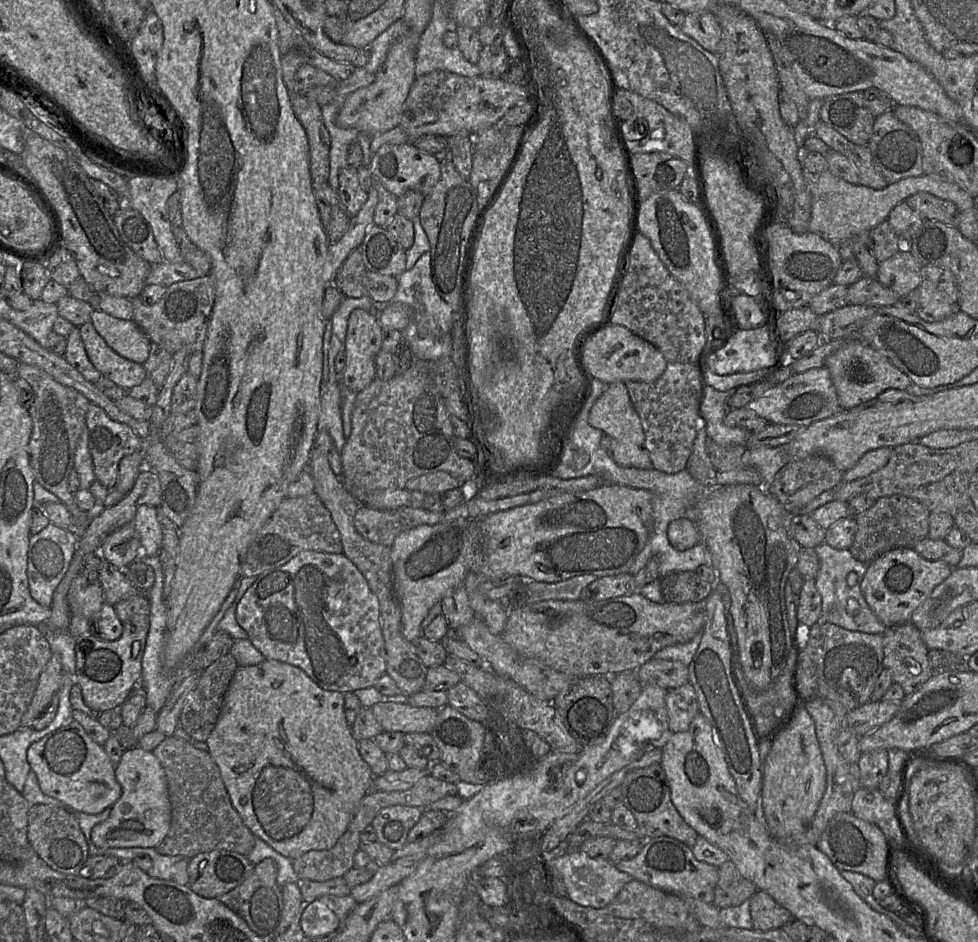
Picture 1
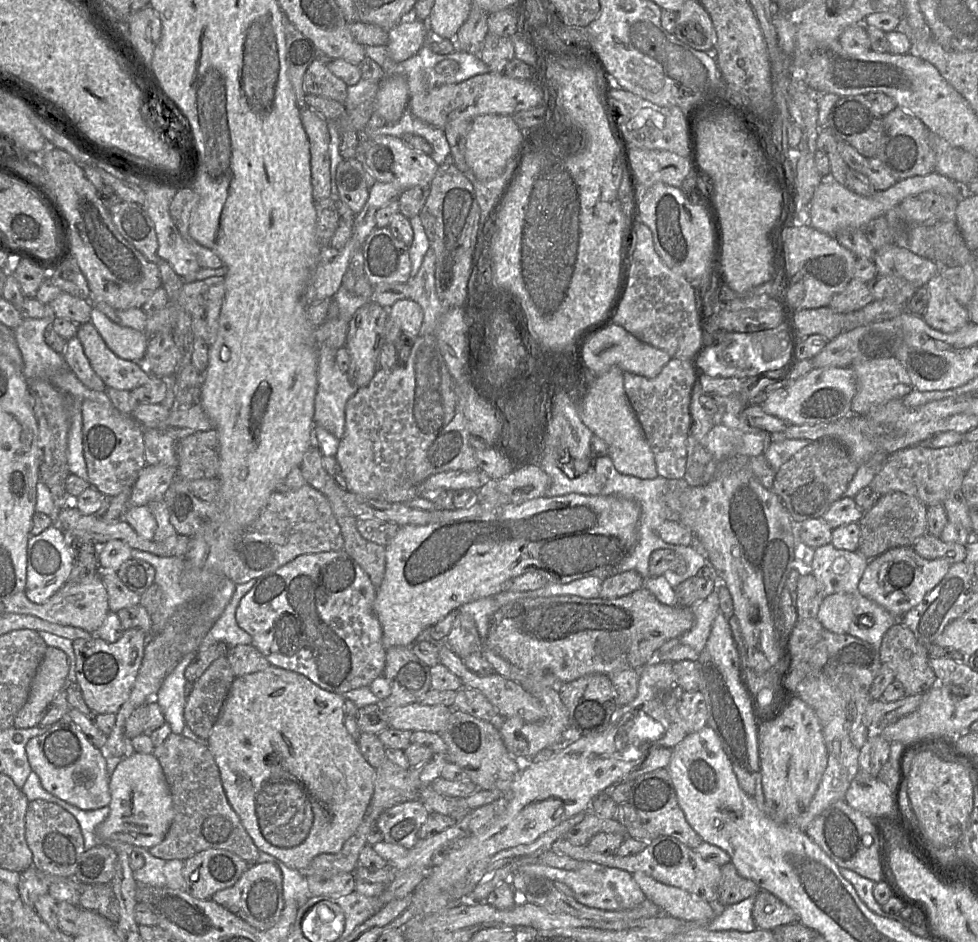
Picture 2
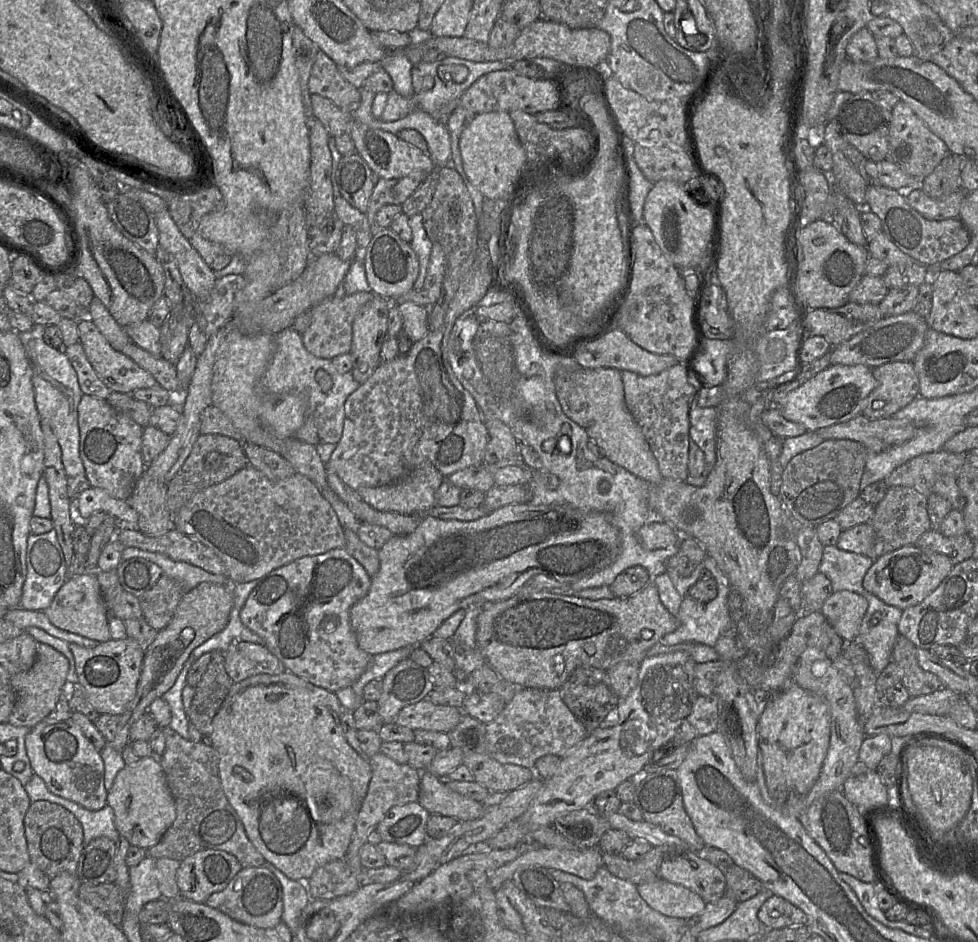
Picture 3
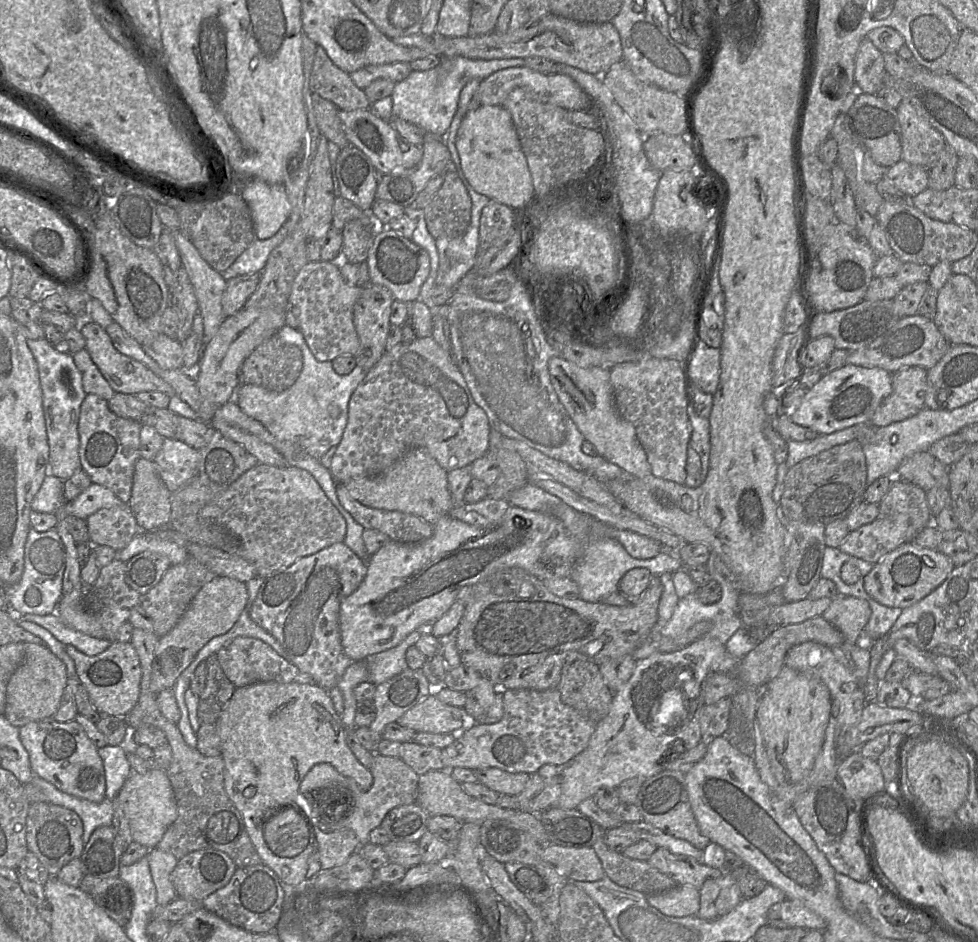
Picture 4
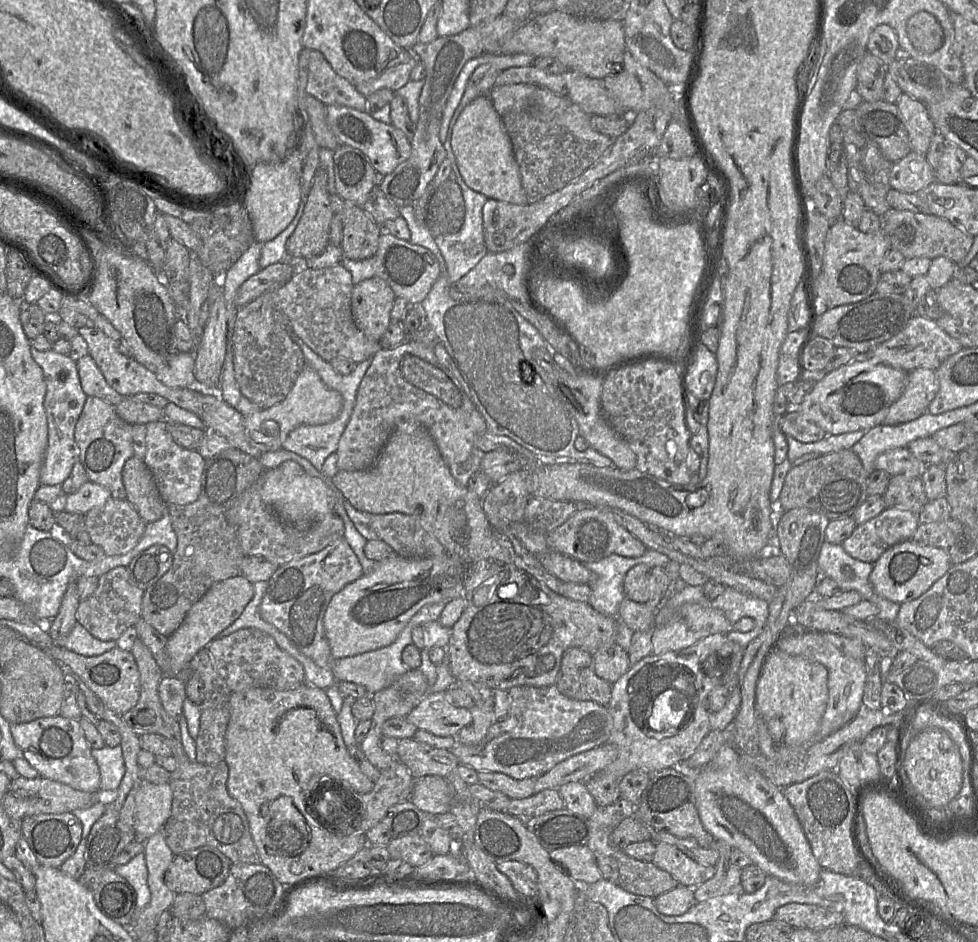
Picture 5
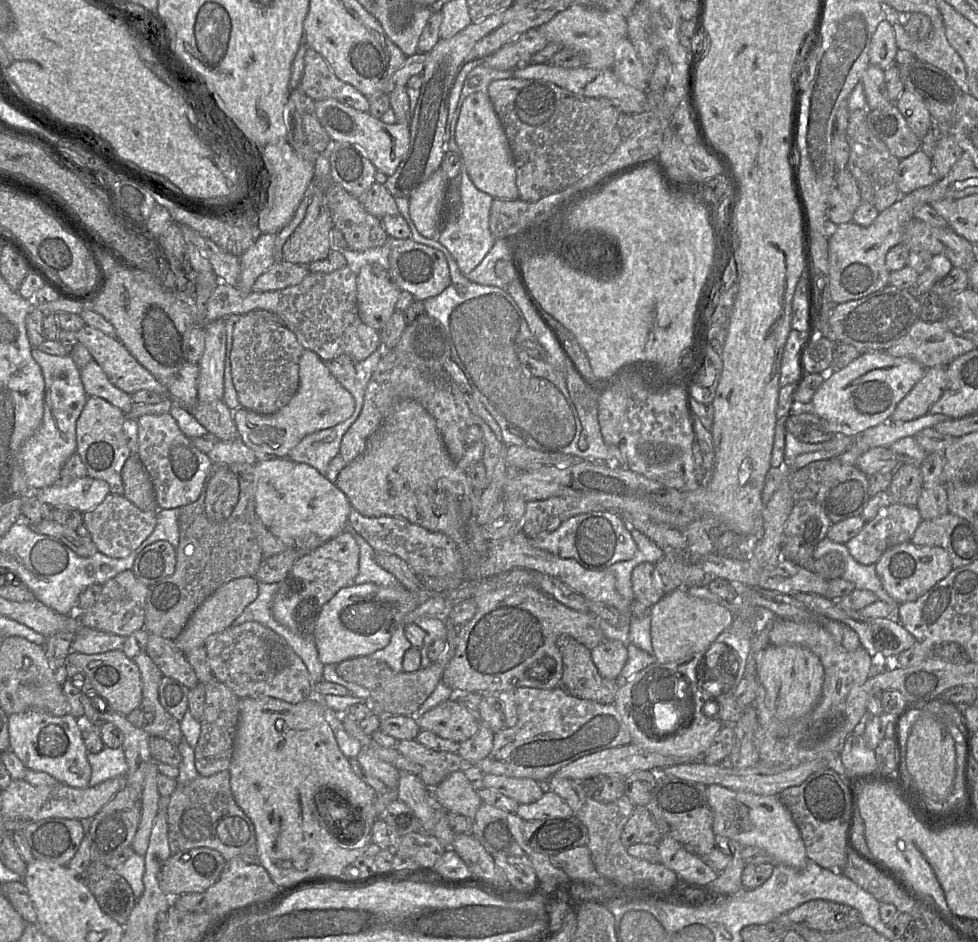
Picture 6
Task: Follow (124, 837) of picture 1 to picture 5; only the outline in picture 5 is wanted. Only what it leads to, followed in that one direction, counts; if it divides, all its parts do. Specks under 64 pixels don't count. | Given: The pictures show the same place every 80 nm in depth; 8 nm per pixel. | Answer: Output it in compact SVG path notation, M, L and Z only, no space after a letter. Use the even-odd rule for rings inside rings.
M142 780L135 794L135 840L146 842L163 830L171 815L172 801L170 783L154 784Z

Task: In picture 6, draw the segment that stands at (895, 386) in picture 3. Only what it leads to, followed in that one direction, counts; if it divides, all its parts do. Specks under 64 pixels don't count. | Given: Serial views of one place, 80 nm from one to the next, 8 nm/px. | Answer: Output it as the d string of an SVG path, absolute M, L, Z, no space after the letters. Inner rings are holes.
M946 366L927 368L922 378L898 403L890 419L905 422L929 413L930 407L941 397L948 385Z

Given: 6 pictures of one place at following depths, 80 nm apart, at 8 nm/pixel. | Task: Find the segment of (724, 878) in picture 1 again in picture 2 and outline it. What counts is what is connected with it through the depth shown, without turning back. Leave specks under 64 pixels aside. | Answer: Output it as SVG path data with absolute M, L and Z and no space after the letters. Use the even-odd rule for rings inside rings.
M734 864L721 866L721 880L718 887L718 903L721 906L737 904L751 896L756 896L759 886L752 880L739 875Z

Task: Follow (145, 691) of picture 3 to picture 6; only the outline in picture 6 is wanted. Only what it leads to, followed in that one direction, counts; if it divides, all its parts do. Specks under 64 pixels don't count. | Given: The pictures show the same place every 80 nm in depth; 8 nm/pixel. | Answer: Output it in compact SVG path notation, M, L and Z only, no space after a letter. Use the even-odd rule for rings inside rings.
M241 577L224 584L195 610L174 643L184 654L204 646L209 636L232 626L245 608L257 598L258 590L259 582L255 577Z

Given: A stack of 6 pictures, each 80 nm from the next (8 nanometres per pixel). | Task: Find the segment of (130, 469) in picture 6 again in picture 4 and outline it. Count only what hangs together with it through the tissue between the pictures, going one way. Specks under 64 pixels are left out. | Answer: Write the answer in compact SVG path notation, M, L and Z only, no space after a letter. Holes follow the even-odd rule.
M139 458L135 463L129 506L140 531L170 527L170 497L153 461Z

